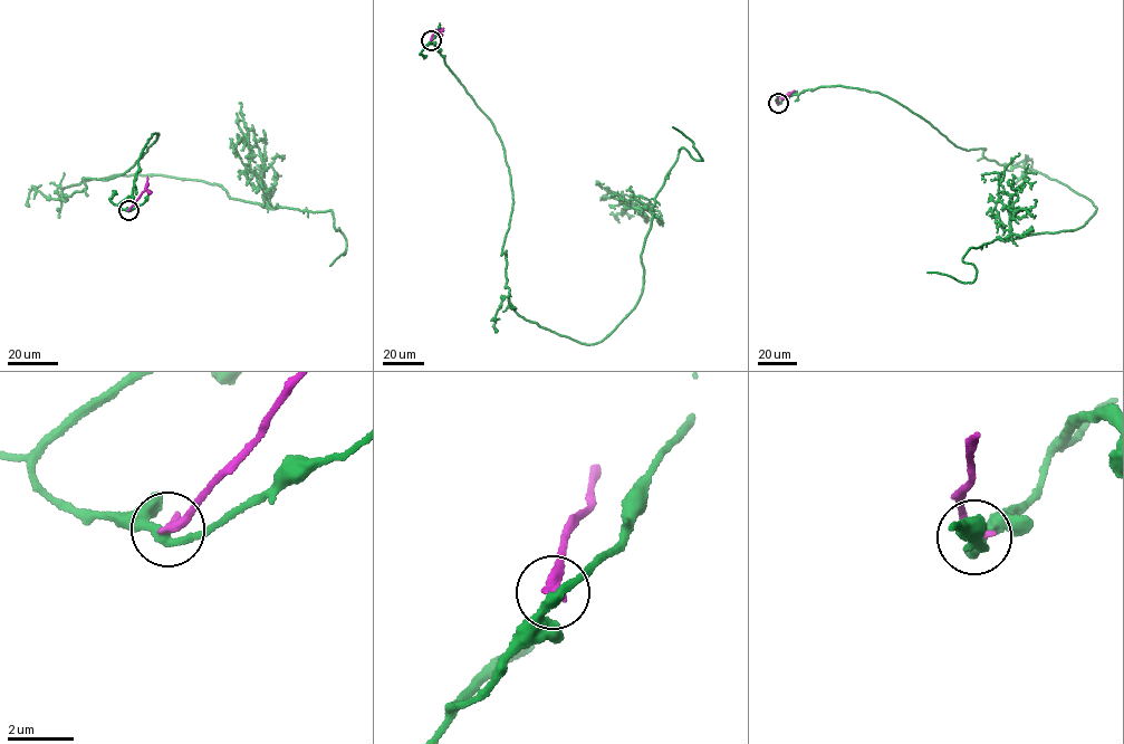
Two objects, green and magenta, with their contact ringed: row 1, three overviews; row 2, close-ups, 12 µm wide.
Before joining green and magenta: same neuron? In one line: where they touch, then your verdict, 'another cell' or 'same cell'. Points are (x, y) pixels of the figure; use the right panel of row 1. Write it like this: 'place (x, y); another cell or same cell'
place (778, 103); another cell

